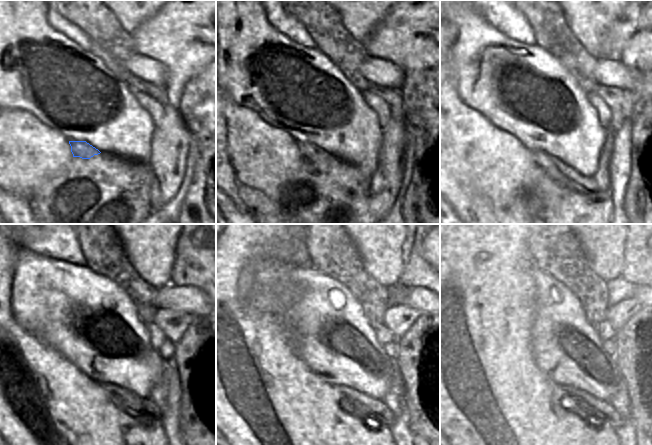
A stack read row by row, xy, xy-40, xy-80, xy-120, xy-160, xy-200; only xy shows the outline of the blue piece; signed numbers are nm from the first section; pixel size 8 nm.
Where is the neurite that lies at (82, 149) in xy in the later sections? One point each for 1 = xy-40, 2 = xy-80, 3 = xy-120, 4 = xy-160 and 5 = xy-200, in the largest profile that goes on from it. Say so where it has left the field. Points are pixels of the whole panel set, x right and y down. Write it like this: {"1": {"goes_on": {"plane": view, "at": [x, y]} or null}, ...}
{"1": {"goes_on": {"plane": "xy-40", "at": [320, 159]}}, "2": {"goes_on": {"plane": "xy-80", "at": [563, 174]}}, "3": {"goes_on": {"plane": "xy-120", "at": [135, 406]}}, "4": {"goes_on": {"plane": "xy-160", "at": [377, 408]}}, "5": {"goes_on": {"plane": "xy-200", "at": [605, 409]}}}

